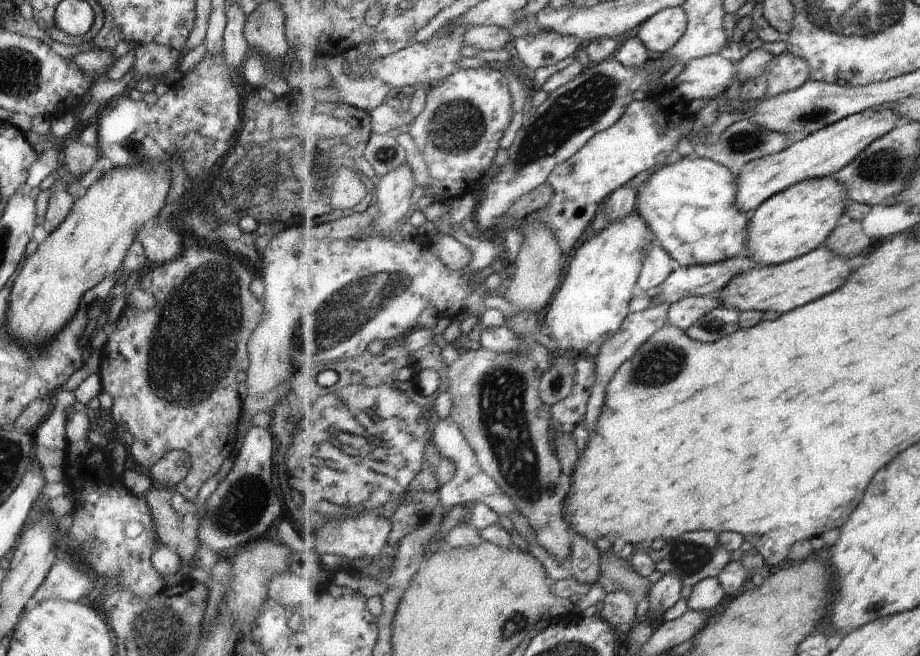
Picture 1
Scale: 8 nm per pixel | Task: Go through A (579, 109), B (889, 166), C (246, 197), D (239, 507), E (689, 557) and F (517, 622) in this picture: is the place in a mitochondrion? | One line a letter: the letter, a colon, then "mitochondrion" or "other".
A: mitochondrion
B: mitochondrion
C: mitochondrion
D: mitochondrion
E: mitochondrion
F: mitochondrion

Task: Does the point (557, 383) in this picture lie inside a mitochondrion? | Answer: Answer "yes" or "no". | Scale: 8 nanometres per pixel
yes

